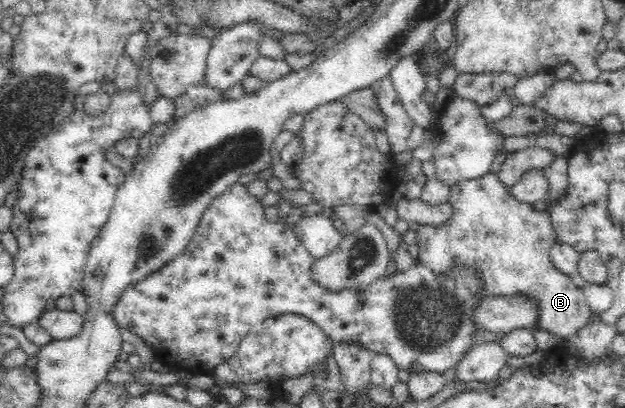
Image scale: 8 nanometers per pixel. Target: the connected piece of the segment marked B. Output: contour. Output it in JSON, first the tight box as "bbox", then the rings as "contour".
{"bbox":[414,173,594,340],"contour":[[[487,173],[485,176],[479,178],[473,178],[473,180],[464,180],[463,182],[457,182],[455,186],[450,188],[450,196],[448,202],[451,202],[454,212],[452,218],[445,222],[443,226],[431,226],[423,225],[418,230],[418,257],[414,262],[418,262],[425,268],[431,269],[431,272],[435,276],[445,276],[449,274],[453,268],[457,266],[472,266],[474,270],[477,271],[478,277],[481,279],[482,287],[478,294],[483,297],[503,297],[503,296],[526,296],[529,300],[535,303],[538,313],[536,314],[536,323],[534,328],[536,330],[545,330],[549,334],[553,334],[557,338],[563,340],[577,334],[579,331],[583,330],[589,322],[591,322],[592,315],[594,312],[589,308],[586,298],[584,297],[582,289],[577,287],[569,276],[565,276],[560,270],[557,270],[552,263],[550,250],[552,246],[556,243],[555,233],[553,232],[553,227],[549,224],[549,215],[545,211],[537,211],[532,208],[531,204],[526,204],[516,200],[509,191],[503,186],[503,183],[498,177],[498,173]]]}

